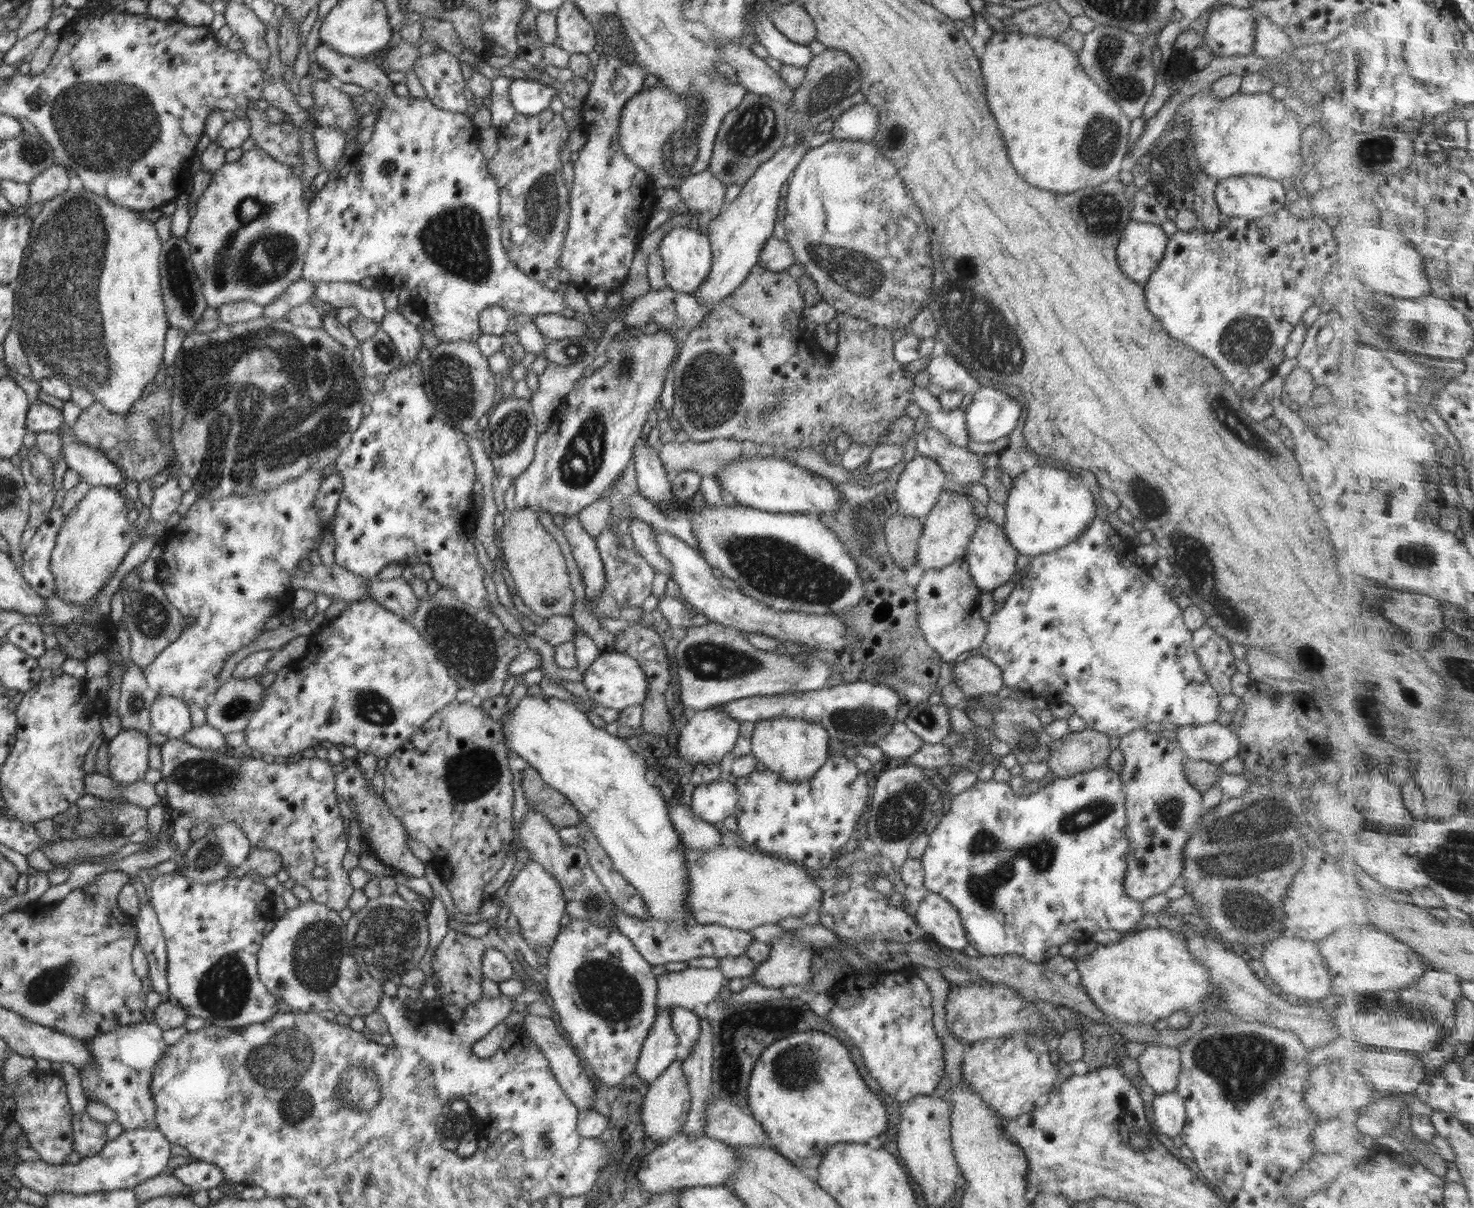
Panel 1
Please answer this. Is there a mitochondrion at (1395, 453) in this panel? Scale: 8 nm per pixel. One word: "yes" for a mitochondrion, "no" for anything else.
no

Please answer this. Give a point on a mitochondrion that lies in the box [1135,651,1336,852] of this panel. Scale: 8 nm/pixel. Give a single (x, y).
(1169, 811)

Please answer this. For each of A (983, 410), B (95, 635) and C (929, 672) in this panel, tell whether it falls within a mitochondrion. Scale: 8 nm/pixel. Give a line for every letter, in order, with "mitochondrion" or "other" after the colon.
A: other
B: other
C: other

